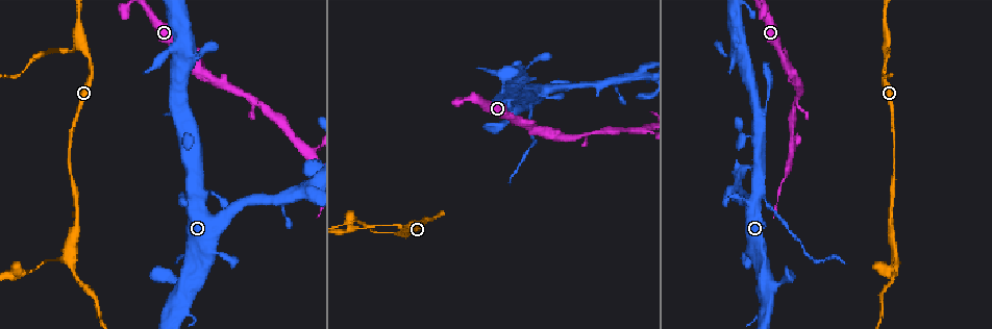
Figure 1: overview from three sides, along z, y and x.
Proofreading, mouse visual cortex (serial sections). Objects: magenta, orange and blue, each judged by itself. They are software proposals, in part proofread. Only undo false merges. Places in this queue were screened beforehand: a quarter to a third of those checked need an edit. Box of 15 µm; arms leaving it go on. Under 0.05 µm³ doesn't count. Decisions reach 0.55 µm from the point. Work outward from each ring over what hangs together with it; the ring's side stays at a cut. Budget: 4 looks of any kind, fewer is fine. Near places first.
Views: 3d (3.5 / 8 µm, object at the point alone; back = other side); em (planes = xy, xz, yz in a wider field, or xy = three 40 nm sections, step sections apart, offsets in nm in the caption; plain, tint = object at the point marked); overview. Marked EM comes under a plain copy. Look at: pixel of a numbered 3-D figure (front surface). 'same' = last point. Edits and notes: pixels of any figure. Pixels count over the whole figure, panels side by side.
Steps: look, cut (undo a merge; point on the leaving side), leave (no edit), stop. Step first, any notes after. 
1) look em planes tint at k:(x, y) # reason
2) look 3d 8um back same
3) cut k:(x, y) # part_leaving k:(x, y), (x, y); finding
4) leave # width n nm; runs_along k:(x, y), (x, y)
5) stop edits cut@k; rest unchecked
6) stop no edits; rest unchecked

look em xy step 3 tint at 1:(772, 209) # a narrow waist

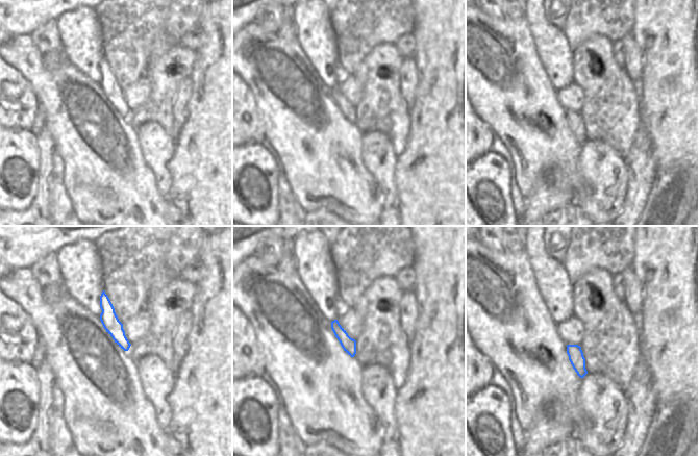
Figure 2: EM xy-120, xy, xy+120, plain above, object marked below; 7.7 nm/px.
look 3d 3.5um same # wider look

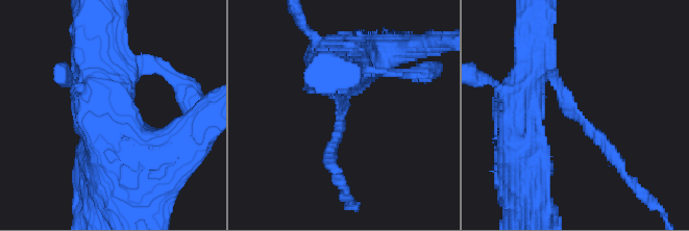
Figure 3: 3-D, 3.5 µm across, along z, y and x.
leave # arm_widths 200, 200 nm; runs_along 3:(531, 69), (549, 75), (621, 171); one cell here

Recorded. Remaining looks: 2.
look em xy step 2 tint at 1:(259, 100) # a narrow waist

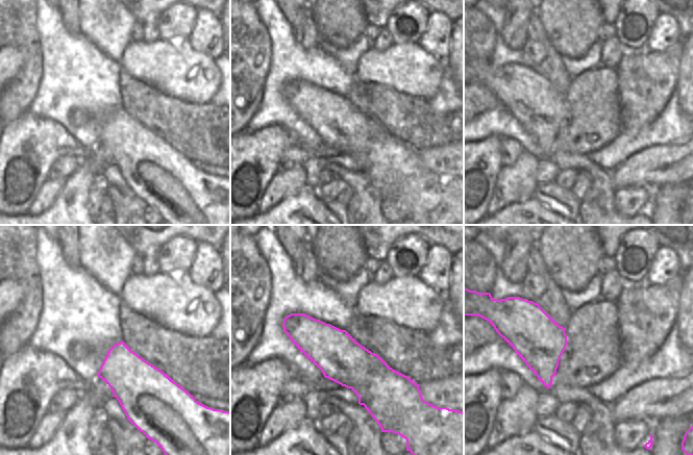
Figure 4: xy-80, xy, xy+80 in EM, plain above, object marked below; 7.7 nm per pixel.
look 3d 3.5um same

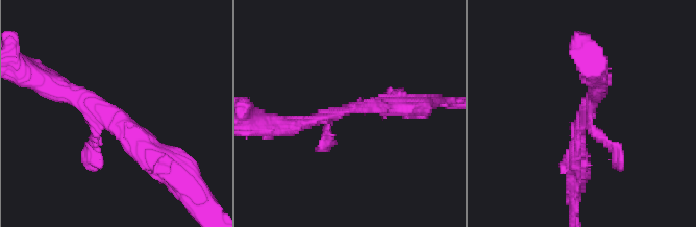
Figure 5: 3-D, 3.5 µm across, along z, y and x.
leave # runs_along 4:(289, 318), (371, 395), (371, 406); one cell here

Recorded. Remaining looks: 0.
stop no edits; rest unchecked

